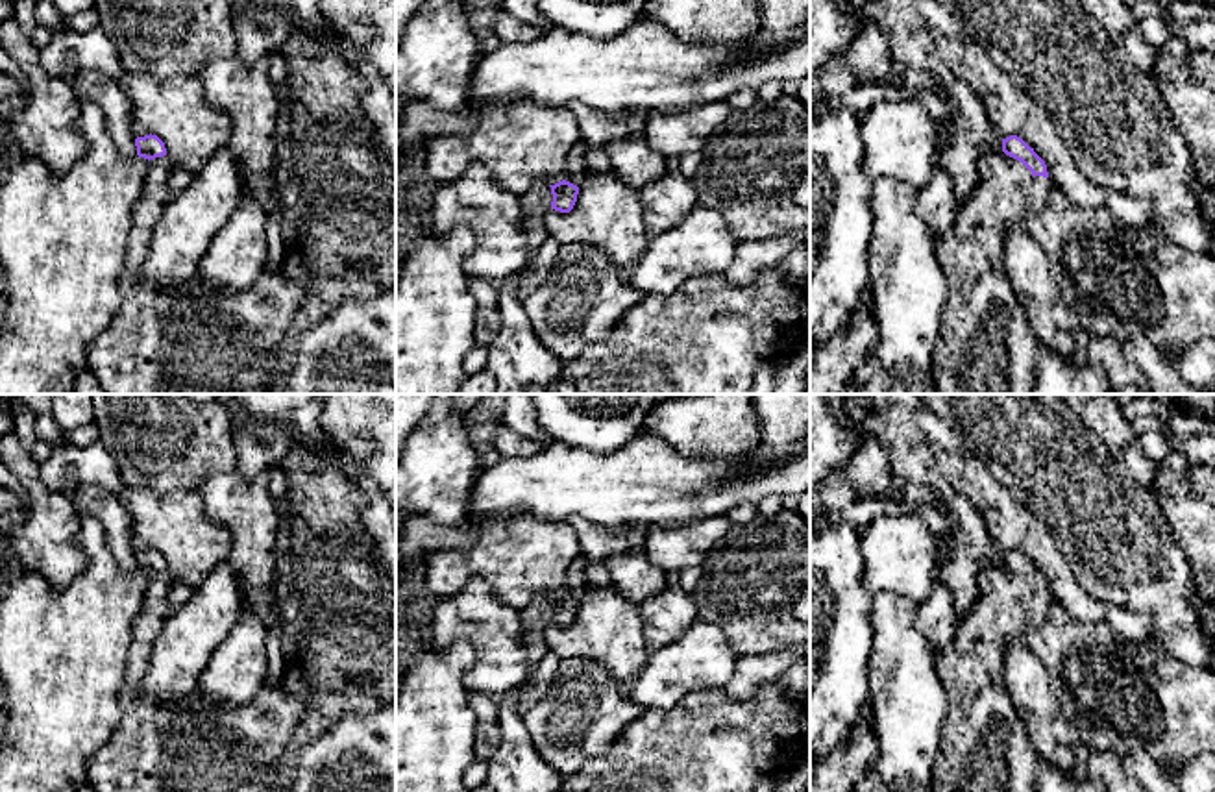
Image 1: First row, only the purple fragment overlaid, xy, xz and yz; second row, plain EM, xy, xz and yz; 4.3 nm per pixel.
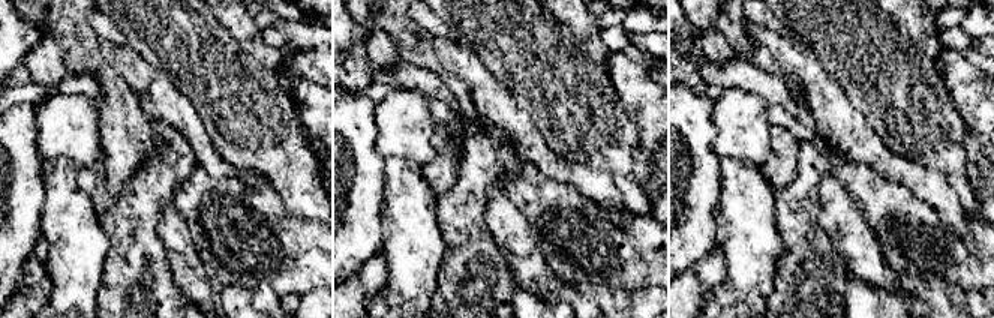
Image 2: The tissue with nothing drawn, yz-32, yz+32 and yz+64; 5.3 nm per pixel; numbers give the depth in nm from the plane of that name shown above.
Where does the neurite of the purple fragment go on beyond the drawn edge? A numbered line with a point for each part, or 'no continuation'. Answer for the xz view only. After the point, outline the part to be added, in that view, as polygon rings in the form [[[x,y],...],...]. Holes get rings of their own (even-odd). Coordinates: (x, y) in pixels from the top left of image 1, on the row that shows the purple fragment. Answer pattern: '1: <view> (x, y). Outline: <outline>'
1: xz (576, 171). Outline: [[[581,141],[571,148],[568,155],[568,170],[564,179],[581,187],[586,170],[586,144]]]
2: xz (516, 358). Outline: [[[538,181],[520,196],[522,222],[527,235],[529,259],[522,270],[499,281],[496,311],[497,324],[486,344],[486,372],[496,377],[496,394],[523,394],[529,385],[544,392],[558,379],[564,363],[534,335],[531,320],[518,300],[518,289],[533,274],[531,259],[546,241],[544,217],[551,209],[553,194],[546,181]]]

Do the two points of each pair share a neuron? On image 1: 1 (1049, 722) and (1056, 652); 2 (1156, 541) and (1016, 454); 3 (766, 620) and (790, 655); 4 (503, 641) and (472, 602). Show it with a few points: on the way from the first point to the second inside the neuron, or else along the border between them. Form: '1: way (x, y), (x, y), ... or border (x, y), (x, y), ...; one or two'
1: border (1032, 652), (1045, 668), (1051, 691), (1073, 730); two
2: way (1121, 535), (1051, 465); one
3: border (790, 644), (742, 657); two
4: way (494, 631), (478, 611); one

